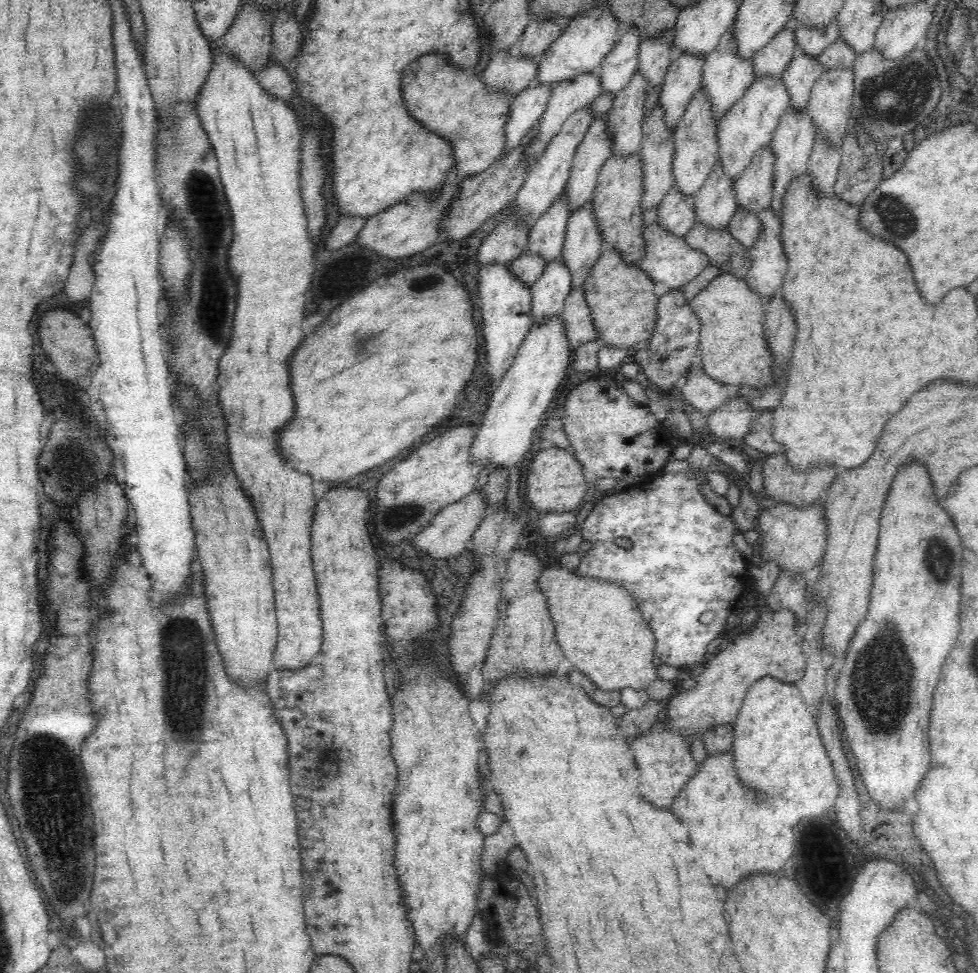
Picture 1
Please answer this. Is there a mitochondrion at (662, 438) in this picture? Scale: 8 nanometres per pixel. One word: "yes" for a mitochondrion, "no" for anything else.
no

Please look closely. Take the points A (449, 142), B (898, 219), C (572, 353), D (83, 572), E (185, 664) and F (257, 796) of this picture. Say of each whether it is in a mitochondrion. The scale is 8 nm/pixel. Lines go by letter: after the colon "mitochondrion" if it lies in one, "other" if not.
A: other
B: mitochondrion
C: other
D: other
E: mitochondrion
F: other

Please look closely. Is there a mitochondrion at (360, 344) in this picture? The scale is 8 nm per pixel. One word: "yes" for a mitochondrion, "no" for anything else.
yes

